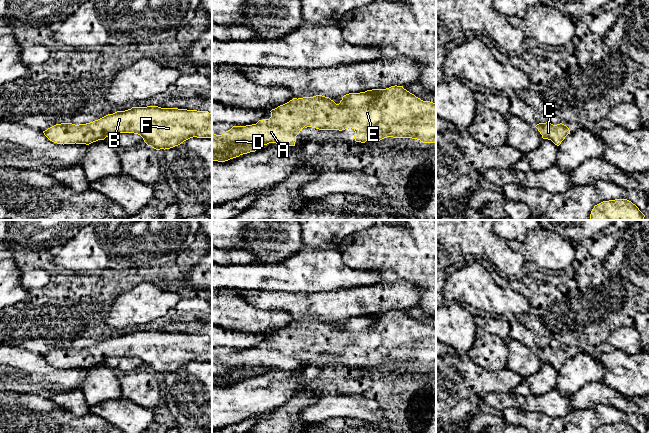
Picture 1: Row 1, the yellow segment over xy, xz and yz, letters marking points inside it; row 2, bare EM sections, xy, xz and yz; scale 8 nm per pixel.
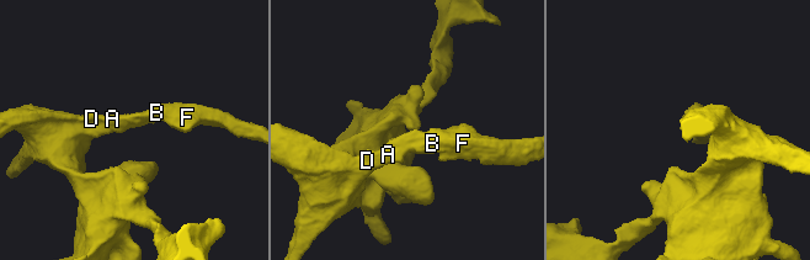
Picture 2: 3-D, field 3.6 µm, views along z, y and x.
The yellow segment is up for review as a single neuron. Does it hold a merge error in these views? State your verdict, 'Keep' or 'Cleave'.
Keep

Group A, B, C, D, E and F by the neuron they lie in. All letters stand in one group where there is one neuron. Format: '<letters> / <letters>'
A B C D E F

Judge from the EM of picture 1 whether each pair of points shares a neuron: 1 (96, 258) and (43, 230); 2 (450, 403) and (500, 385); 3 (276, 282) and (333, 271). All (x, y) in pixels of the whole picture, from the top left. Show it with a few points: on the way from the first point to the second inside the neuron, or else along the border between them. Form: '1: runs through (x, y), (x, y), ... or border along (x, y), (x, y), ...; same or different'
1: border along (81, 230), (59, 248); different
2: runs through (462, 391), (468, 385), (488, 385); same
3: runs through (290, 276), (307, 271), (319, 271); same

